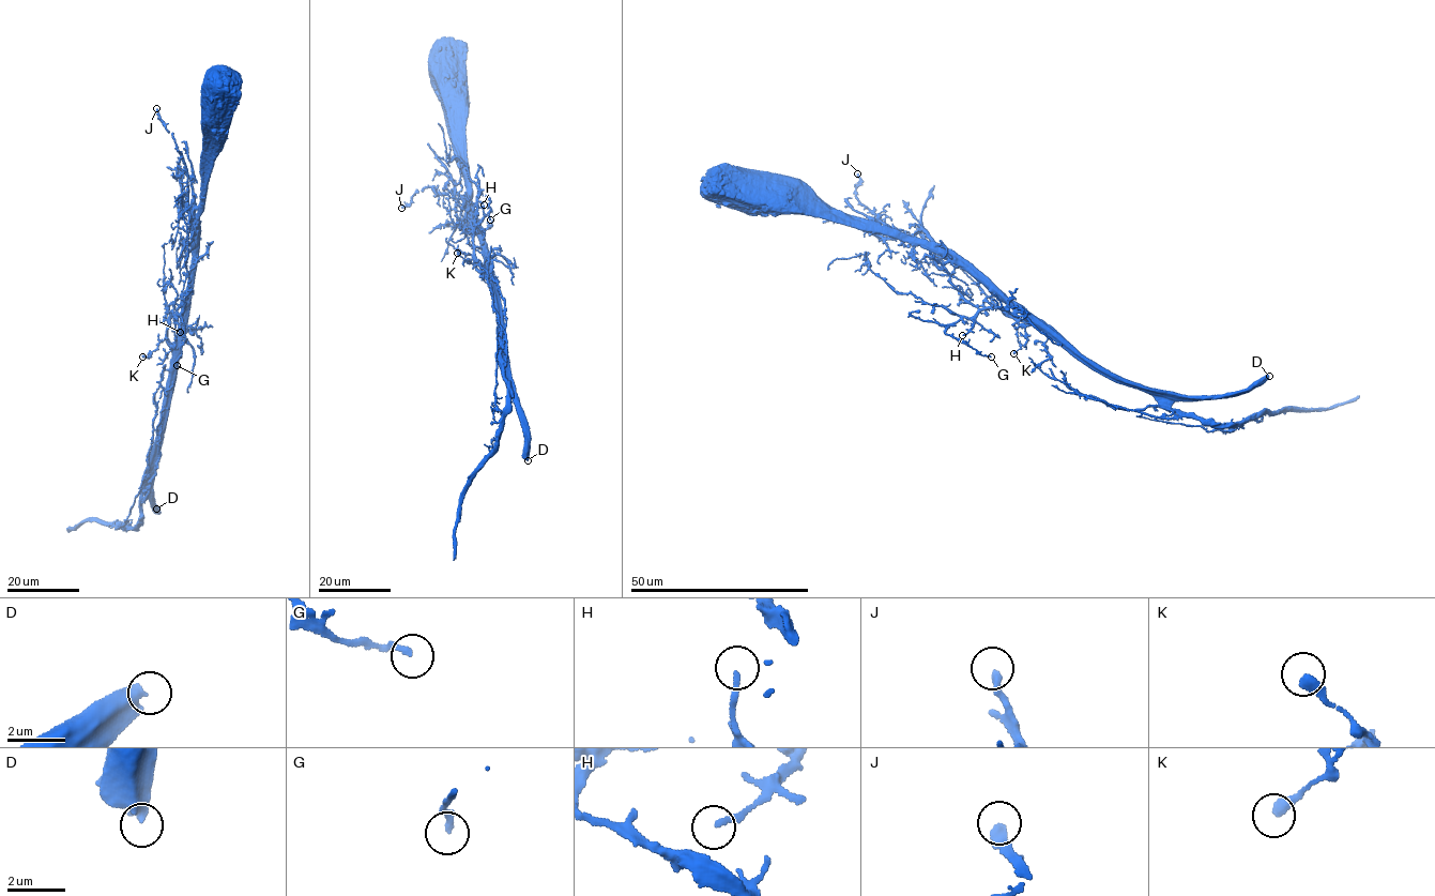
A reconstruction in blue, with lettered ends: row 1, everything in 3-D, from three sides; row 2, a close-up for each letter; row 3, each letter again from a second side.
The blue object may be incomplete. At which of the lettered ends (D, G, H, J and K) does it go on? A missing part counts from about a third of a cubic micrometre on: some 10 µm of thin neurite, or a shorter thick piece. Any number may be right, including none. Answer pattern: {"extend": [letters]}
{"extend": []}

